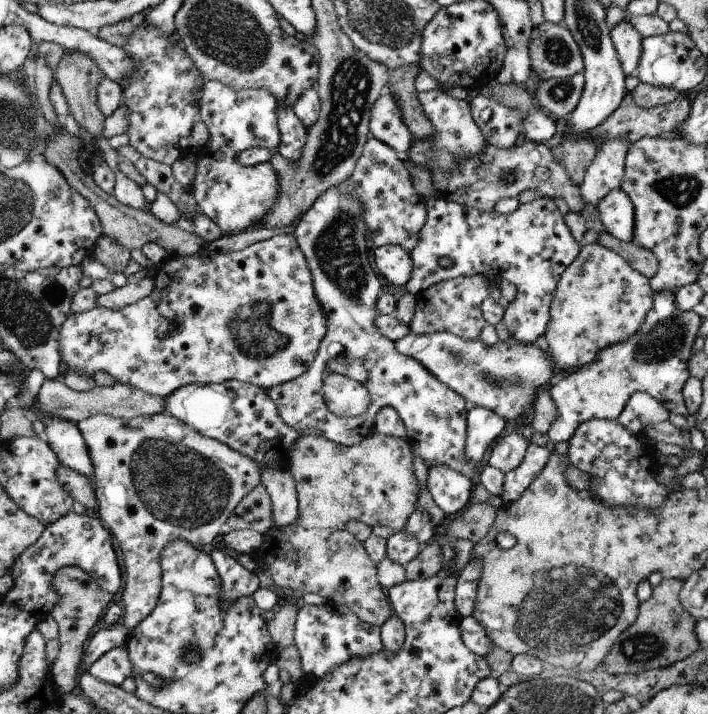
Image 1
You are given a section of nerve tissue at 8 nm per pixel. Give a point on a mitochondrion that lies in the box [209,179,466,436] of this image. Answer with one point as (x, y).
(336, 250)

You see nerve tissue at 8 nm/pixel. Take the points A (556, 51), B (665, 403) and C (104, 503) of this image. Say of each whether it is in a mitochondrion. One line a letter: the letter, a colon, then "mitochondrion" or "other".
A: mitochondrion
B: other
C: other

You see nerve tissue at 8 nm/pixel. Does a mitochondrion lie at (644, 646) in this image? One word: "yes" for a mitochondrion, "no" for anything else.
yes

